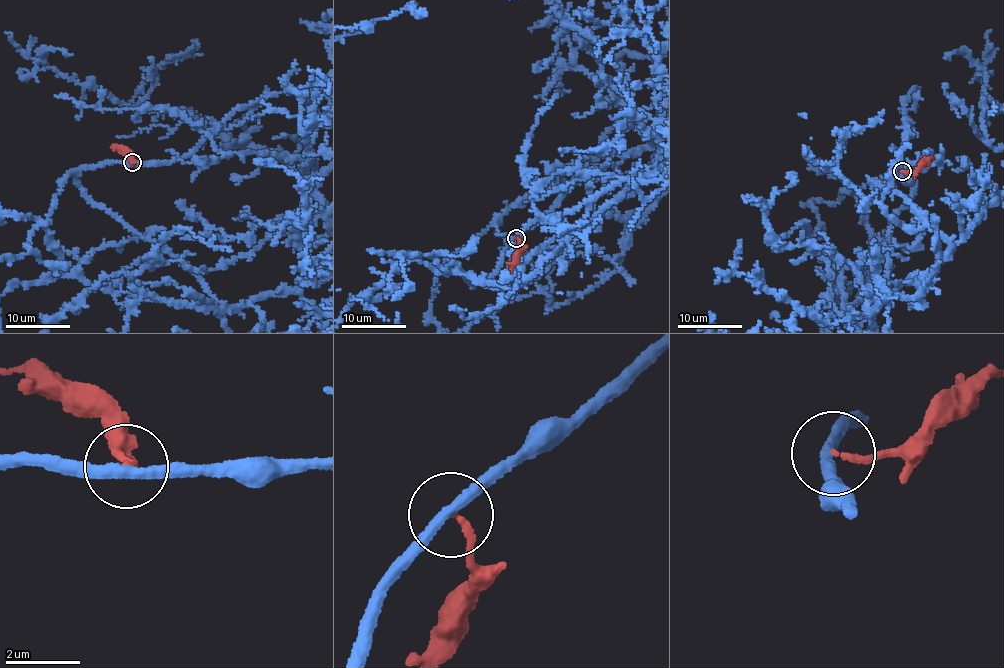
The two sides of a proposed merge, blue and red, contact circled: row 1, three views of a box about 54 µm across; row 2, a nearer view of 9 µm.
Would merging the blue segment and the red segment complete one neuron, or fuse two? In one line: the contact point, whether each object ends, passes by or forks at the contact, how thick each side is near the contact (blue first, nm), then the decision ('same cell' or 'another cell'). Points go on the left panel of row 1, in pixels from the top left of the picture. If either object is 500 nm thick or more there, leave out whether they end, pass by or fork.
(132, 162) | blue passes by | red ends | 280/150 nm | another cell

